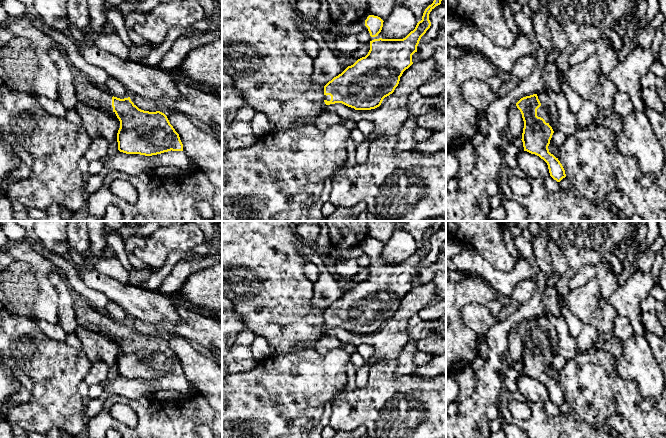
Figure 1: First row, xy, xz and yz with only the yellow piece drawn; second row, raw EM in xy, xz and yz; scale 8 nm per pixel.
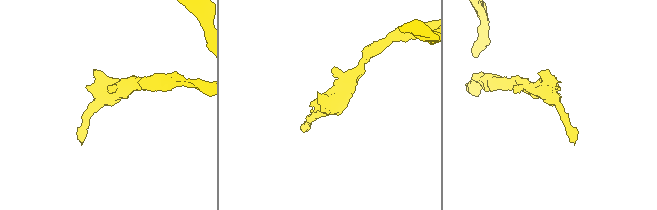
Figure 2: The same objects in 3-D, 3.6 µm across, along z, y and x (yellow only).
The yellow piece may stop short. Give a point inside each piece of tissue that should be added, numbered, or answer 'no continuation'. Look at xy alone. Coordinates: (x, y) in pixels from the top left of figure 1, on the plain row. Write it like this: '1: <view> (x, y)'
1: xy (88, 317)

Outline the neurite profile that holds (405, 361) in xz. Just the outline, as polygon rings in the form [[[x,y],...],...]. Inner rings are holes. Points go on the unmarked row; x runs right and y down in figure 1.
[[[410,340],[407,345],[402,349],[398,357],[395,359],[395,361],[397,362],[395,376],[412,374],[414,370],[418,367],[414,362],[414,356],[418,351],[416,342],[417,340]]]

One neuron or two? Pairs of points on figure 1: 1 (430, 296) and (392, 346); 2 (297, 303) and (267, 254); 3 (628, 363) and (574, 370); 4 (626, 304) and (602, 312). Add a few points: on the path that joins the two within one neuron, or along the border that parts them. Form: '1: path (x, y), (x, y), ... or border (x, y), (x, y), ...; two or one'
1: path (416, 303), (400, 319), (393, 332); one
2: path (286, 291), (276, 281), (275, 266); one
3: border (616, 359), (616, 372), (623, 378), (634, 380); two
4: border (608, 300), (617, 314); two

